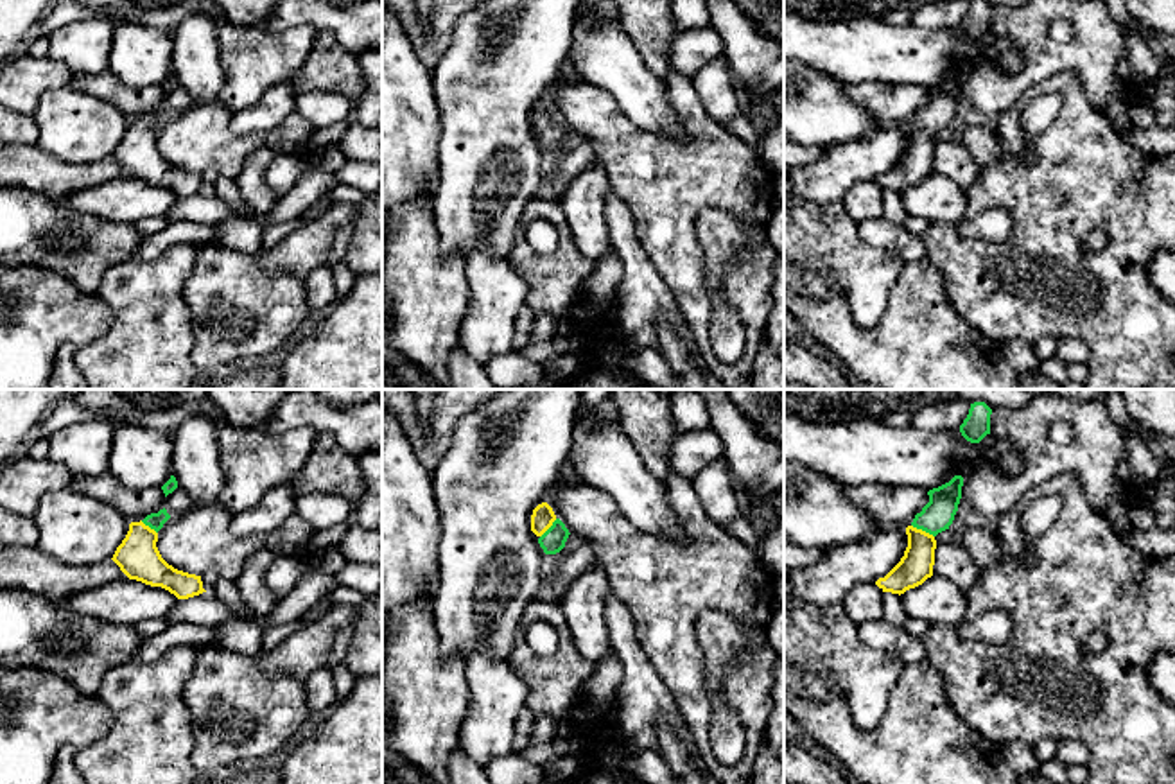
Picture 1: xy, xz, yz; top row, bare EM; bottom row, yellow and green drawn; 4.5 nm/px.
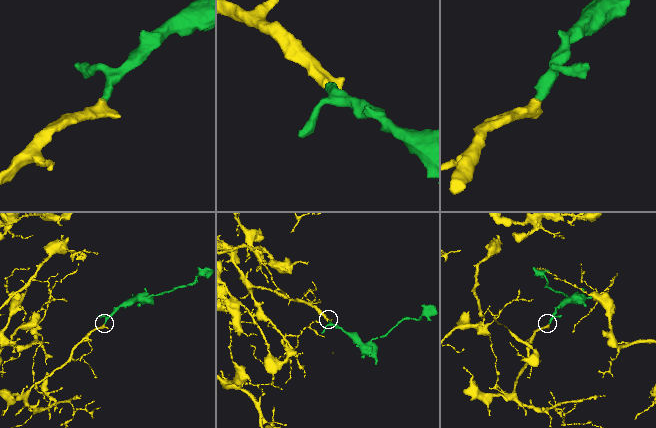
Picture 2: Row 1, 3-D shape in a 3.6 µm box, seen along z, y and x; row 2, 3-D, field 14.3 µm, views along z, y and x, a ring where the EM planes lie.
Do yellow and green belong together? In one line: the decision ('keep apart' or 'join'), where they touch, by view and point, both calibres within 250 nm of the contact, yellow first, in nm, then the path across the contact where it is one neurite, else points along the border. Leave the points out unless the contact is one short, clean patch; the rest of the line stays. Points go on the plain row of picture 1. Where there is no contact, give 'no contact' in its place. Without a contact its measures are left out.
join | yz (921, 128) | 150/150 nm | across yz (915, 164), (921, 149), (921, 128), (937, 113)

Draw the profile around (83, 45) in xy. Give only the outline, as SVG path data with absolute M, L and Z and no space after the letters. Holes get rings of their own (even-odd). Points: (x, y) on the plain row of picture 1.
M74 20L50 34L48 56L63 61L72 77L108 70L115 27L108 20Z

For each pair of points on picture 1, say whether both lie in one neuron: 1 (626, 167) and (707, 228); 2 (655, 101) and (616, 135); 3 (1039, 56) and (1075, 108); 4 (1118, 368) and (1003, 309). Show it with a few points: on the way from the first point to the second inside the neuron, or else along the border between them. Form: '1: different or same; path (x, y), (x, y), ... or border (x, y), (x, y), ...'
1: different; border (720, 207), (705, 207), (695, 223), (704, 262)
2: different; border (603, 90), (637, 124), (671, 137)
3: different; border (1087, 94), (1073, 72), (1059, 70), (1018, 97)
4: same; path (1096, 338), (1073, 316), (1034, 309)

